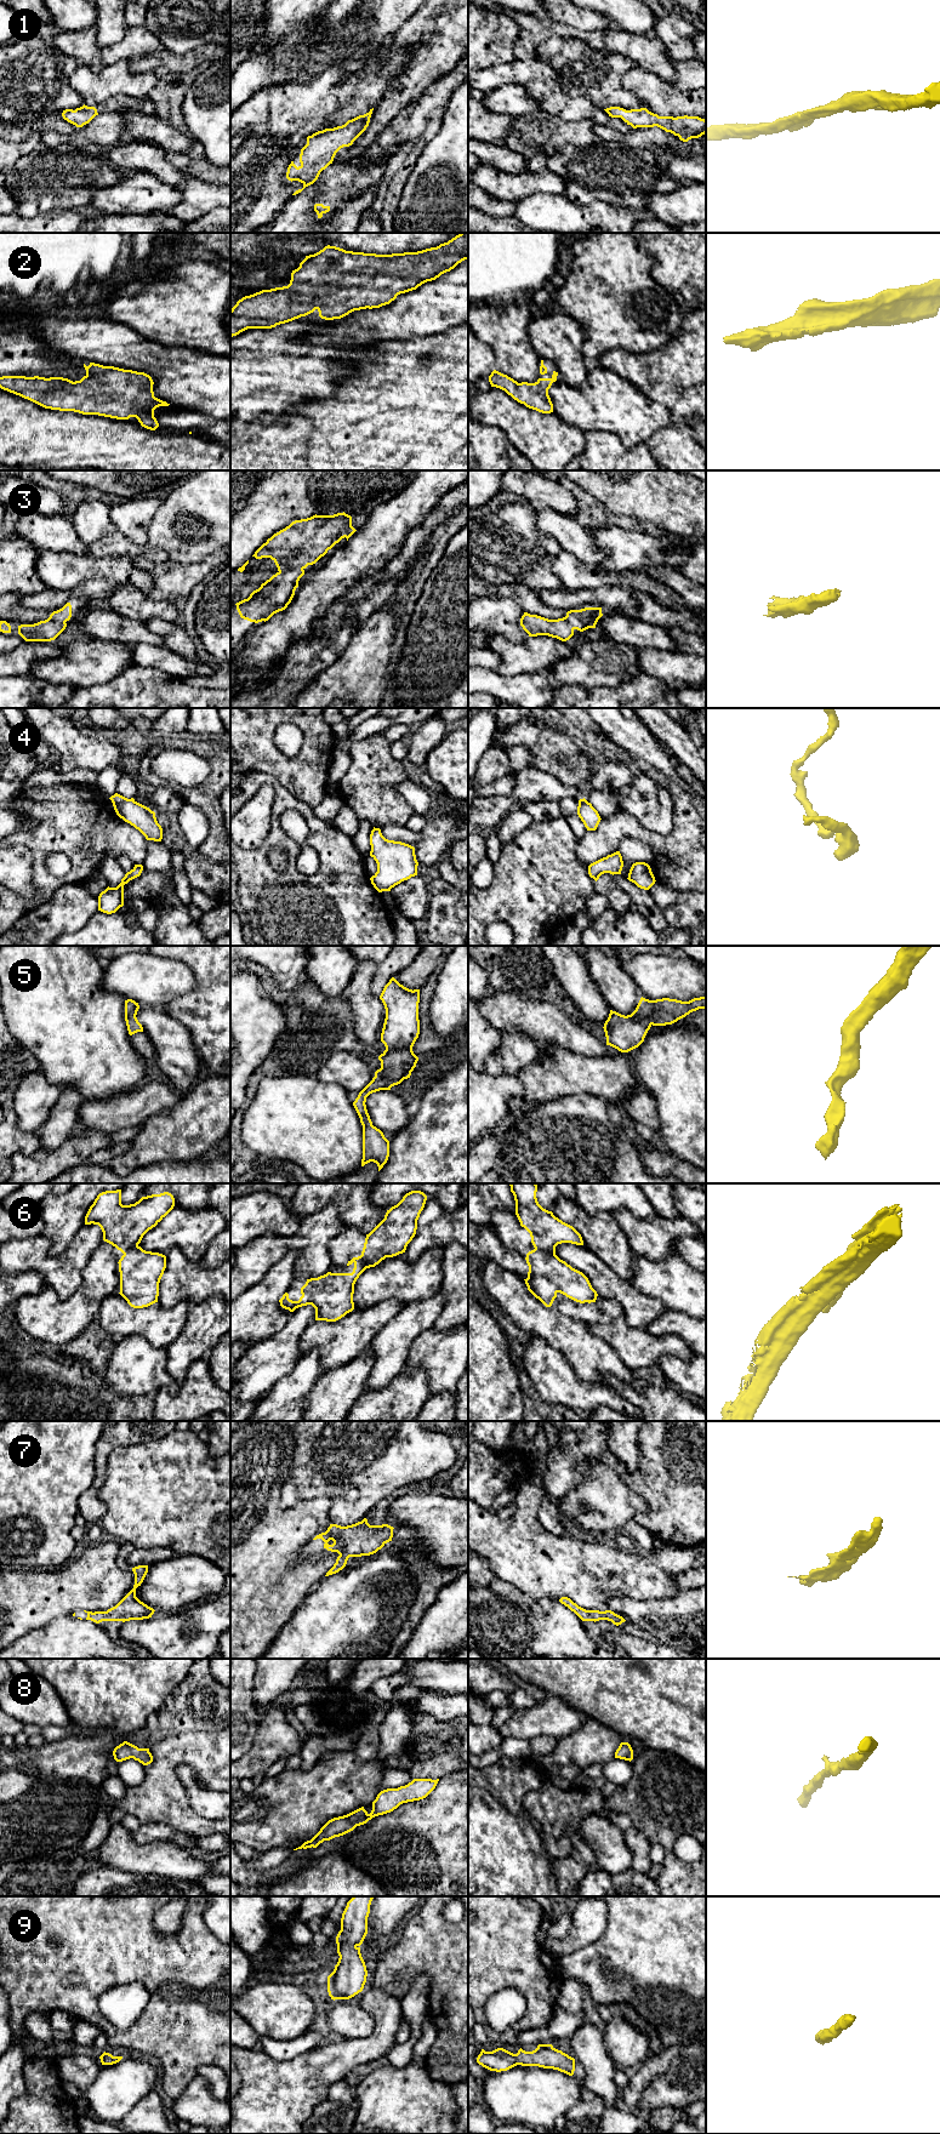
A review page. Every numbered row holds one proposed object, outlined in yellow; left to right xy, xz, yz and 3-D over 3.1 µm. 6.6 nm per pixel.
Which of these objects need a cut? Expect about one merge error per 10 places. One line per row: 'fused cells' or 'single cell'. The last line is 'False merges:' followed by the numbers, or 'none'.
1: single cell
2: single cell
3: single cell
4: single cell
5: single cell
6: fused cells
7: single cell
8: single cell
9: single cell
False merges: 6

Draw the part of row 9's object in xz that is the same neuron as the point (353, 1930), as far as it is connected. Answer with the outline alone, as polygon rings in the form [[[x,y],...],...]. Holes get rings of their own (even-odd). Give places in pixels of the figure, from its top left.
[[[353,1896],[342,1913],[341,1930],[336,1936],[340,1956],[334,1972],[327,1976],[331,1999],[349,1999],[363,1991],[368,1970],[360,1945],[368,1934],[368,1917],[374,1896]]]

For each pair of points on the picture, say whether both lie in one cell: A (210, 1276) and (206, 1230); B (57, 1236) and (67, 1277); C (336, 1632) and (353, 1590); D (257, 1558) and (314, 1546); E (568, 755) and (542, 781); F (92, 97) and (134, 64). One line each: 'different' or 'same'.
A: different
B: different
C: same
D: different
E: different
F: different

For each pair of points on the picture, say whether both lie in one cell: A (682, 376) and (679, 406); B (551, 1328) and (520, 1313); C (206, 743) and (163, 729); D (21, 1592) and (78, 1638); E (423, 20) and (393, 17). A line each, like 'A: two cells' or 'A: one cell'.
A: one cell
B: one cell
C: two cells
D: two cells
E: two cells

